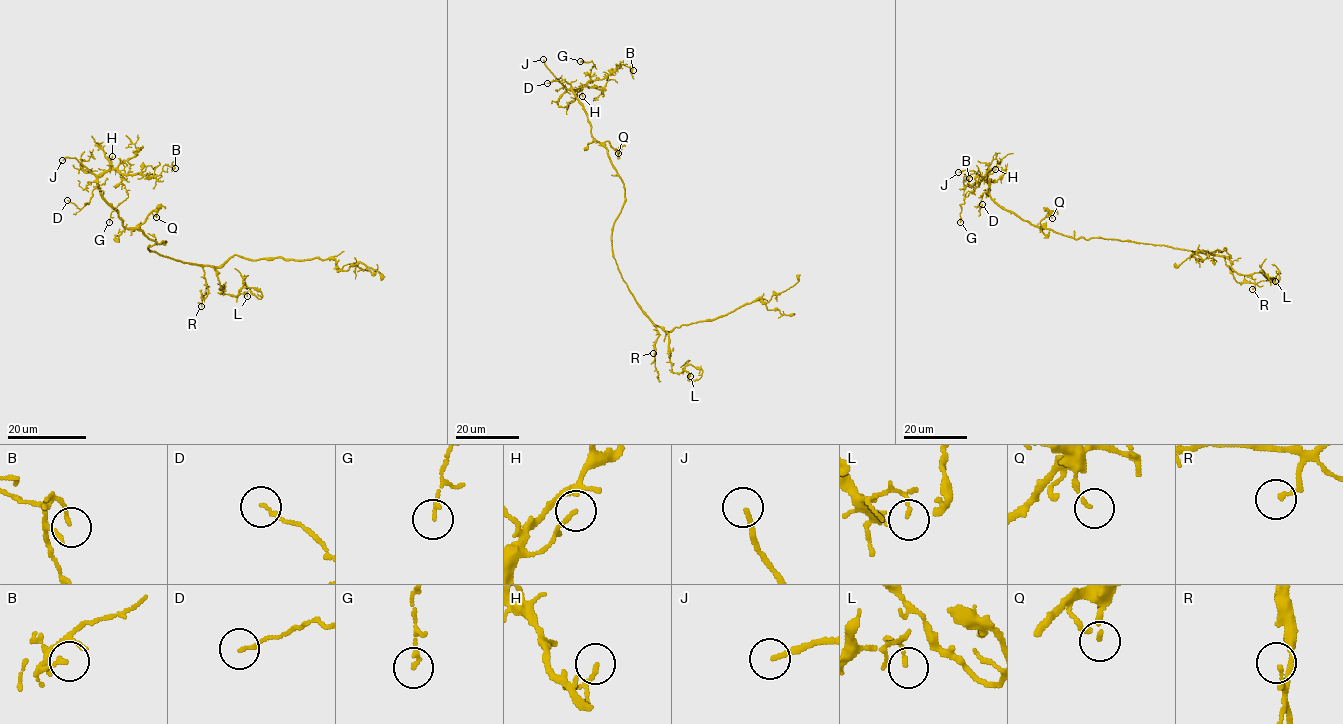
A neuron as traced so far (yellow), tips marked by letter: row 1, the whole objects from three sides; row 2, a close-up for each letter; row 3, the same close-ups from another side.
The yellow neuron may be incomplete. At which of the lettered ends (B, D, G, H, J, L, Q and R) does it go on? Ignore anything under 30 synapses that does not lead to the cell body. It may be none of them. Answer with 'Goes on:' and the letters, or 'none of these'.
Goes on: J, R

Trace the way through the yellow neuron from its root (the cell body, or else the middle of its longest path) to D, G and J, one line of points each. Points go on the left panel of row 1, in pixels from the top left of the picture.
D: (148, 249), (165, 242), (159, 244), (139, 230), (127, 229), (98, 185), (81, 208), (67, 200)
G: (148, 249), (165, 242), (127, 229), (99, 189), (98, 178), (117, 170), (128, 196), (109, 222)
J: (148, 249), (165, 242), (159, 244), (139, 230), (127, 229), (100, 191), (98, 178), (74, 158), (62, 160)

